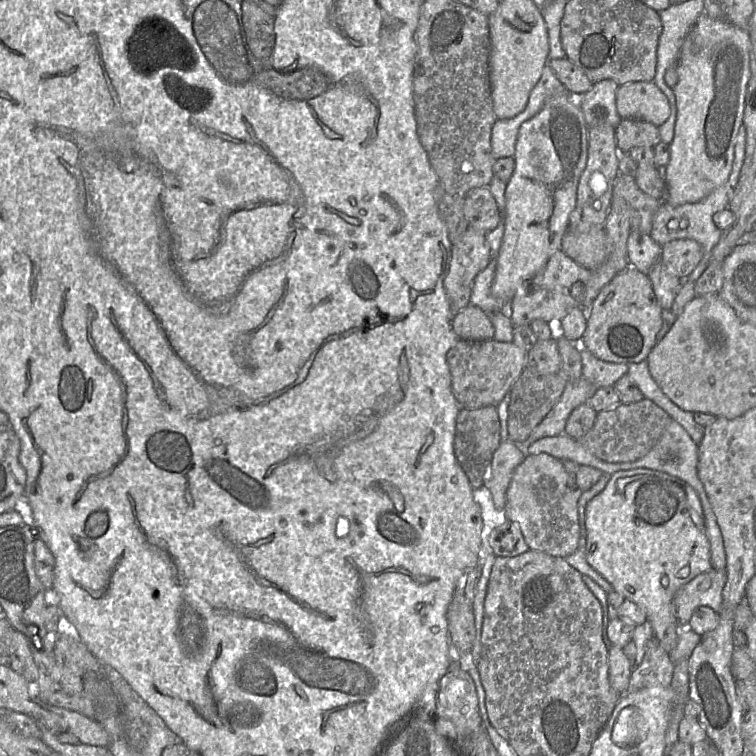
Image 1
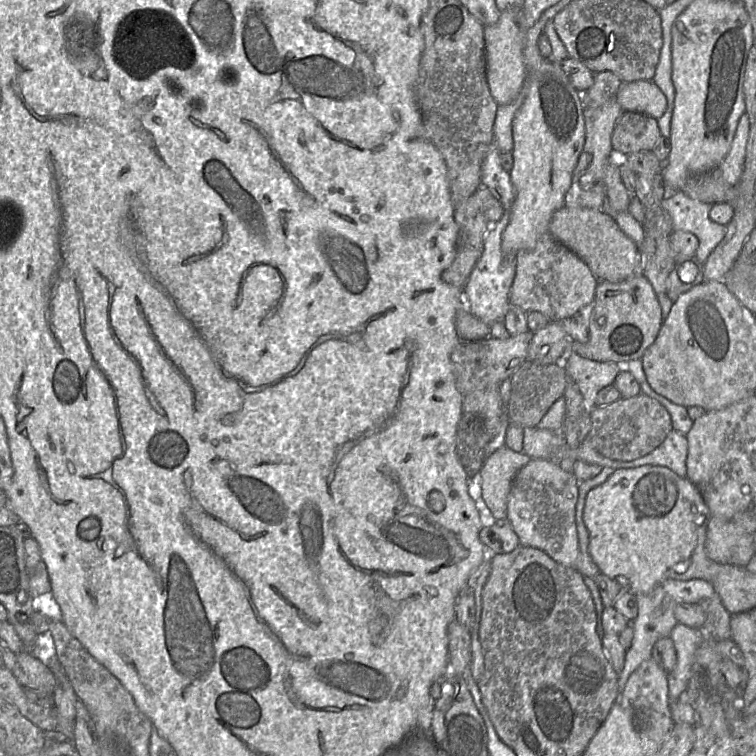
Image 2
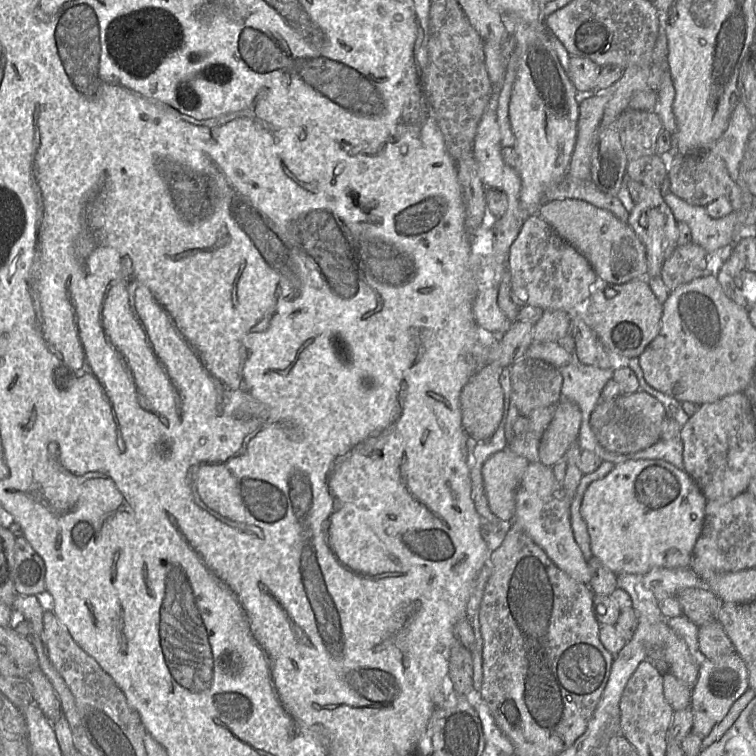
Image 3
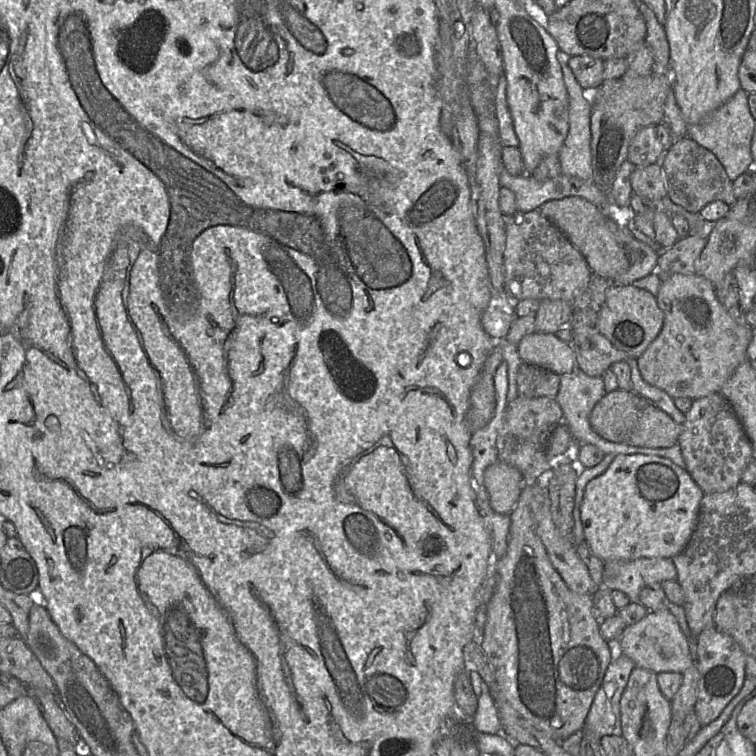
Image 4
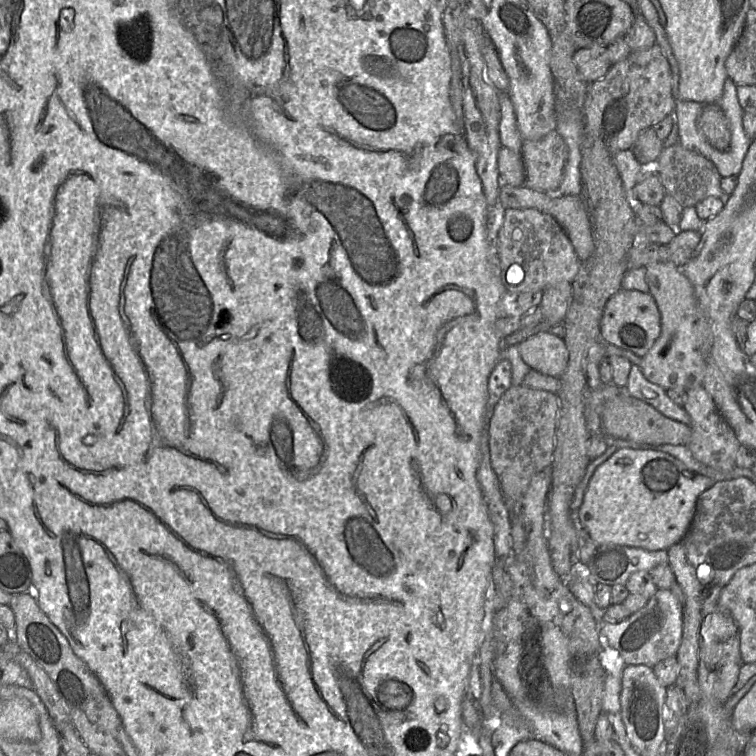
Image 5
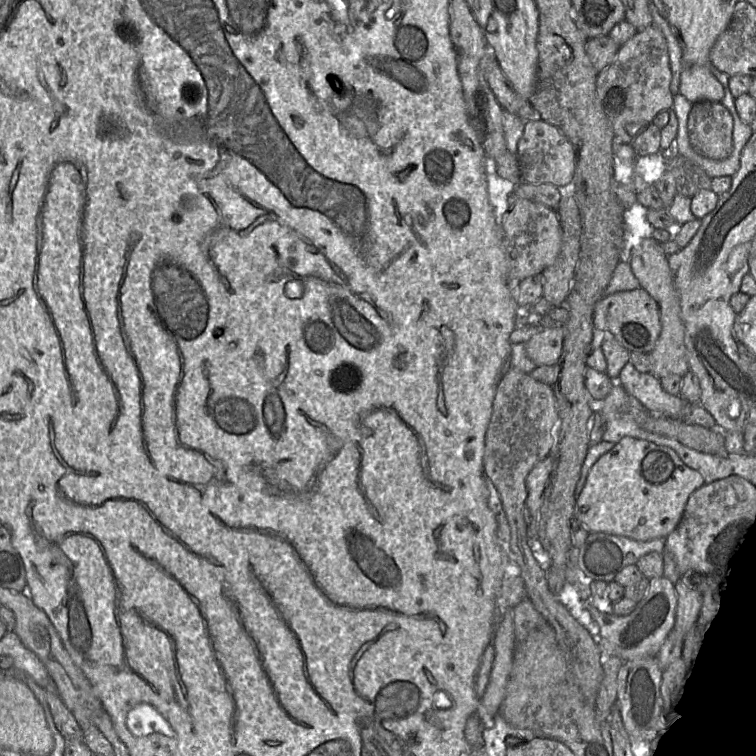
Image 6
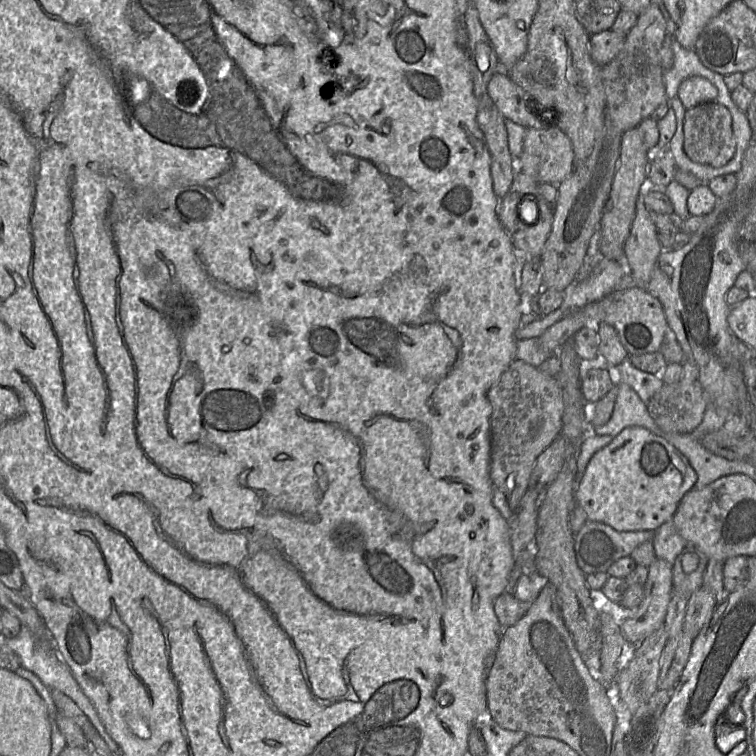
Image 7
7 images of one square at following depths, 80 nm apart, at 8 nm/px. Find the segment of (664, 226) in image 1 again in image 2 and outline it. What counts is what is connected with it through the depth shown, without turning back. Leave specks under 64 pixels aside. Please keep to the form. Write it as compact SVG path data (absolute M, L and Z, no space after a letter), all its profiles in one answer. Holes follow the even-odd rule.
M744 113L739 119L731 148L719 165L723 179L730 185L737 186L740 181L749 132L750 126L748 115ZM677 191L671 198L663 199L661 205L672 219L673 231L690 232L697 237L696 258L704 266L727 233L727 226L710 218L713 204L700 202Z

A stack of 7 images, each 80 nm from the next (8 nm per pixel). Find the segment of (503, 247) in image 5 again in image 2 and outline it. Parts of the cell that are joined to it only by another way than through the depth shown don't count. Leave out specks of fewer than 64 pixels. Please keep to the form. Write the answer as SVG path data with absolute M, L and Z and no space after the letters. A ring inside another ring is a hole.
M550 232L543 234L533 249L518 253L515 263L510 304L526 313L540 312L550 321L561 321L587 310L601 282L579 256L558 242Z

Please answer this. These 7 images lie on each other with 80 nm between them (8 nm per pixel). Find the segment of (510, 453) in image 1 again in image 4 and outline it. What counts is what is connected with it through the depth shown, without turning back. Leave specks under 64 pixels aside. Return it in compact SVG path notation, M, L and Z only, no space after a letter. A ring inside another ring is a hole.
M497 461L486 468L484 485L492 509L499 514L510 515L524 487L524 478L517 468Z

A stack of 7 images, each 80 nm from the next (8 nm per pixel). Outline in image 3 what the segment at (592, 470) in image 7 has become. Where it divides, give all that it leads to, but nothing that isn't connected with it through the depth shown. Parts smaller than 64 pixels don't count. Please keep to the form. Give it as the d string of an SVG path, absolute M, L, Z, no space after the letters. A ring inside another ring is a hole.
M629 460L615 465L603 479L592 482L584 493L581 504L581 516L587 525L590 536L590 548L614 574L644 574L653 568L689 568L694 546L702 532L707 500L694 480L684 471L663 460Z

